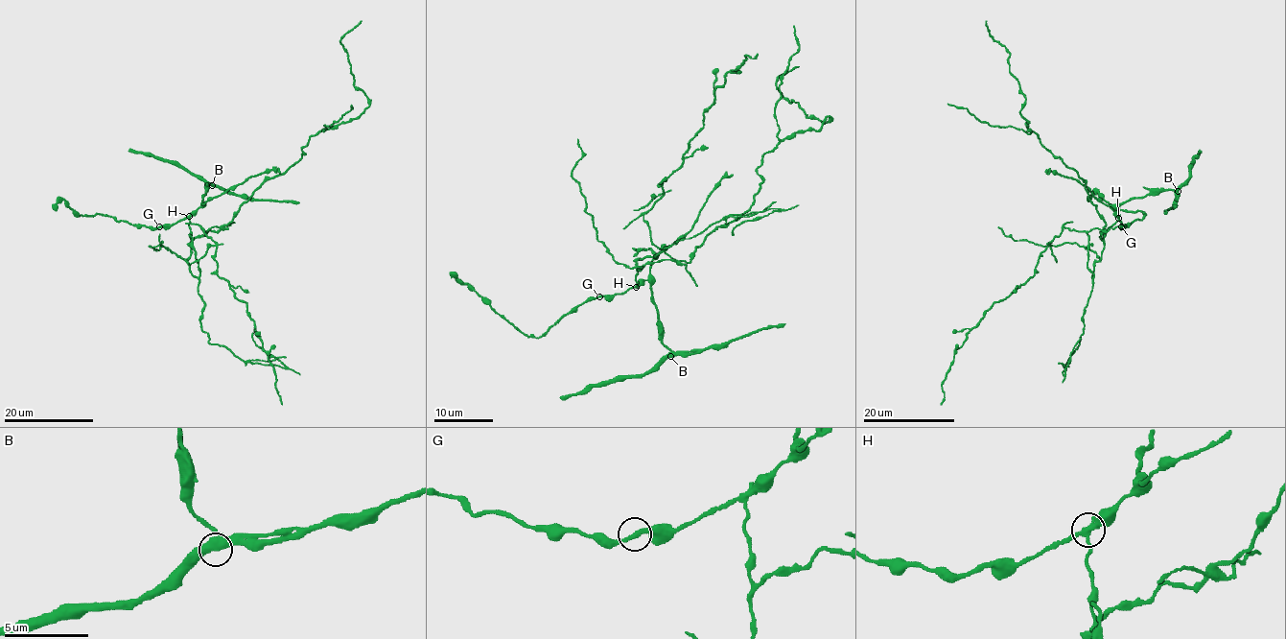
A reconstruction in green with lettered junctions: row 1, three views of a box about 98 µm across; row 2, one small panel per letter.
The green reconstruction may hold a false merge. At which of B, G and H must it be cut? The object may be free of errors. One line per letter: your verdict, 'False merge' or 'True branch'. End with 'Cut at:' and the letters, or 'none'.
B: True branch
G: True branch
H: False merge
Cut at: H

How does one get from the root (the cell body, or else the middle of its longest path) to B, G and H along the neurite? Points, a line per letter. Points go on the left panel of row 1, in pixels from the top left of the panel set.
B: (239, 211), (233, 220), (219, 230), (192, 239), (189, 217), (202, 203), (206, 186), (212, 185)
G: (239, 211), (233, 220), (219, 230), (192, 239), (187, 218), (159, 226)
H: (239, 211), (233, 220), (219, 230), (192, 239), (189, 217)

